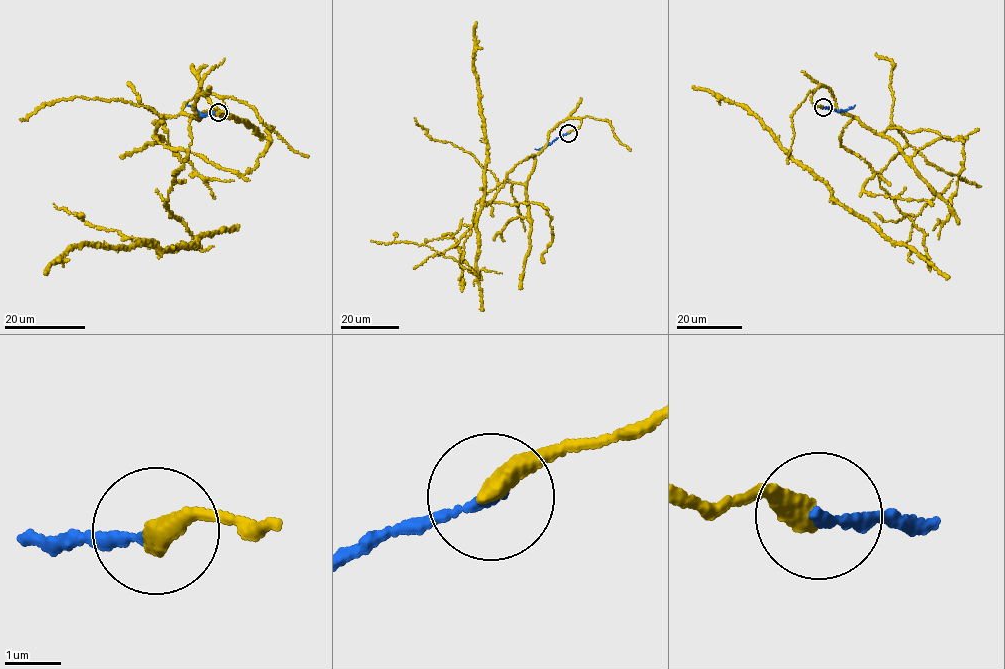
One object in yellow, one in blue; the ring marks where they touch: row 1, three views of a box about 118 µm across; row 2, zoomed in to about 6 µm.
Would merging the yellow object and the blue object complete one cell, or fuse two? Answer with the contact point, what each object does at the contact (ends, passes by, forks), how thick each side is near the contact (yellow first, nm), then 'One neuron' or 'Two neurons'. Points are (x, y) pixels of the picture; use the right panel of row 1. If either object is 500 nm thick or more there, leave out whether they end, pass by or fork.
Place: (823, 107). At the ring yellow ends. At the ring blue ends. Thickness 440 nm (yellow) against 180 nm. One neuron

